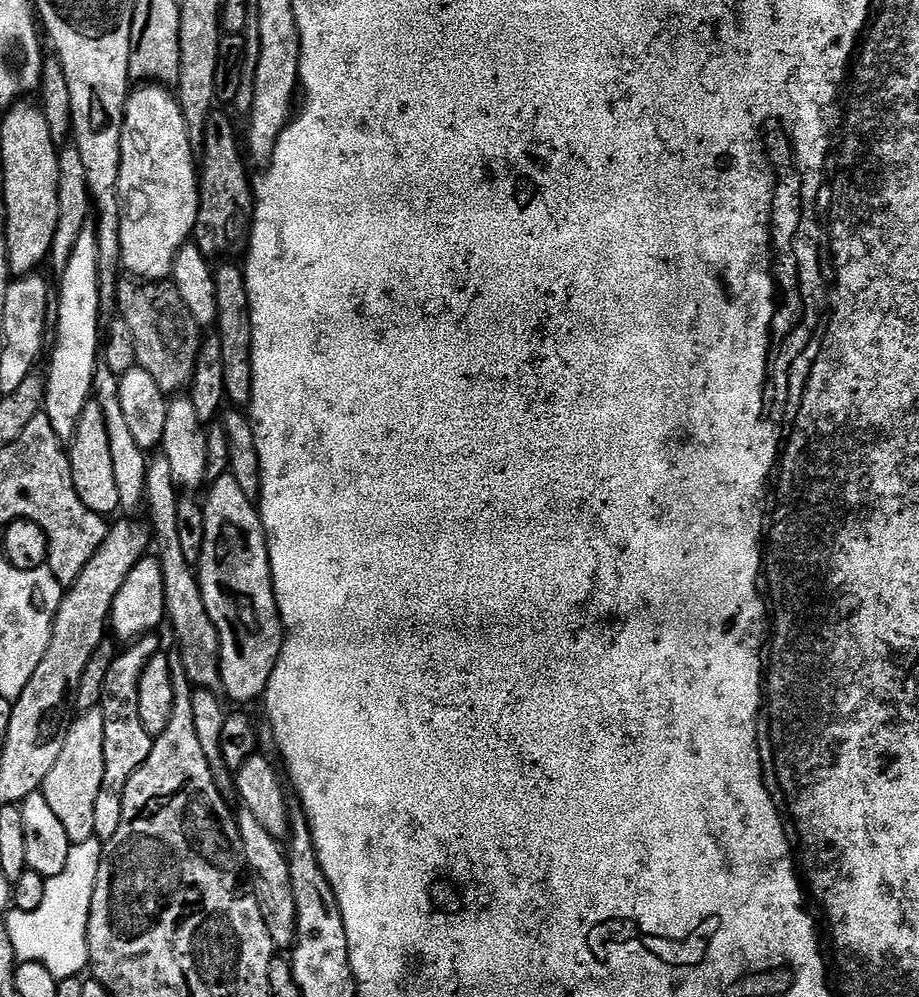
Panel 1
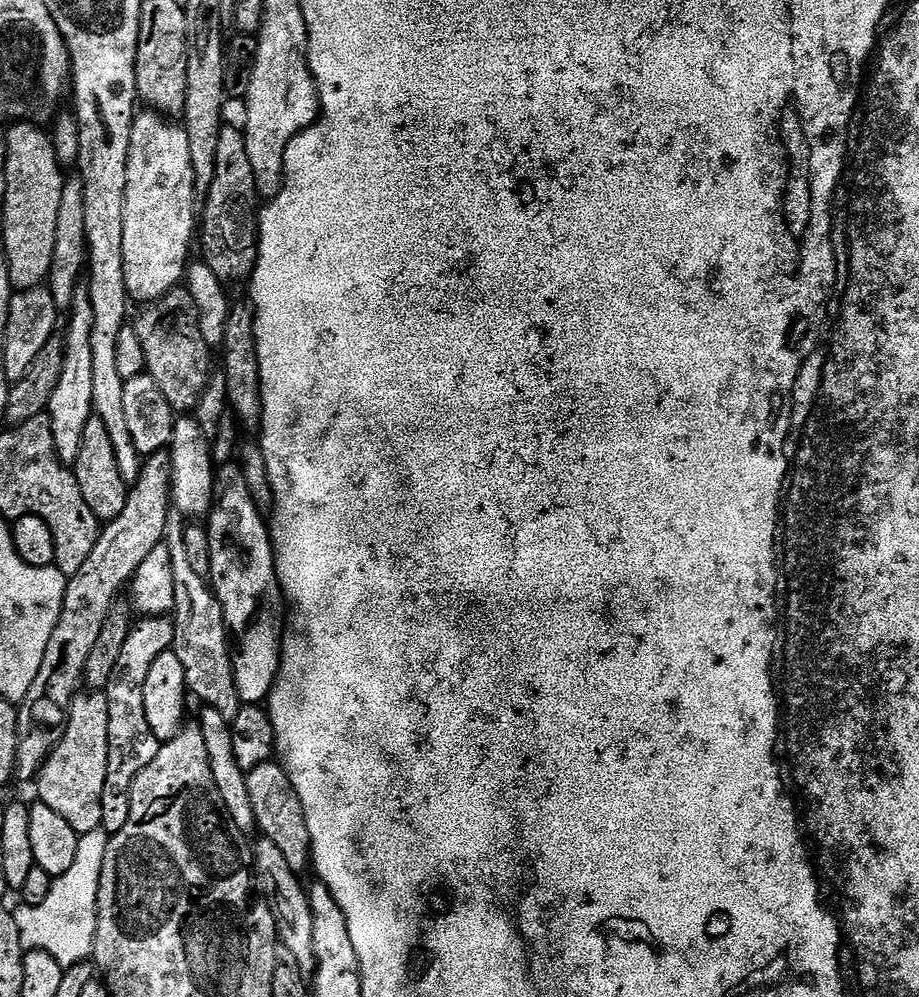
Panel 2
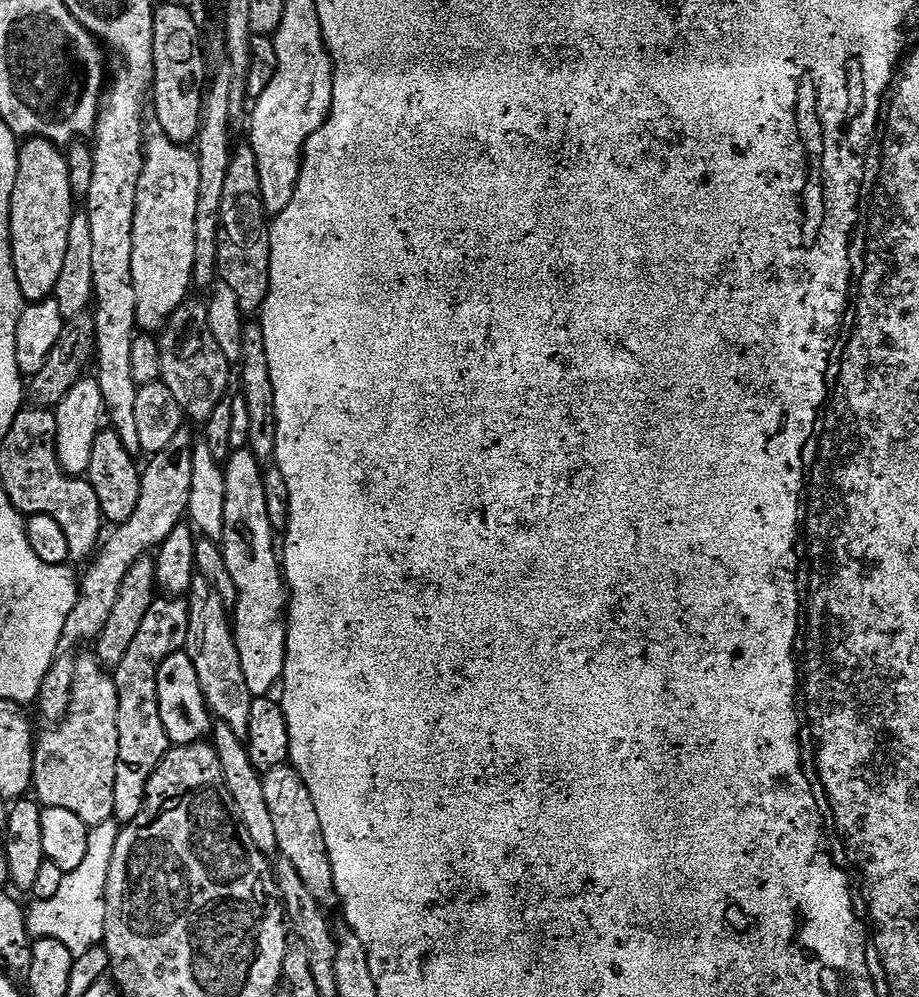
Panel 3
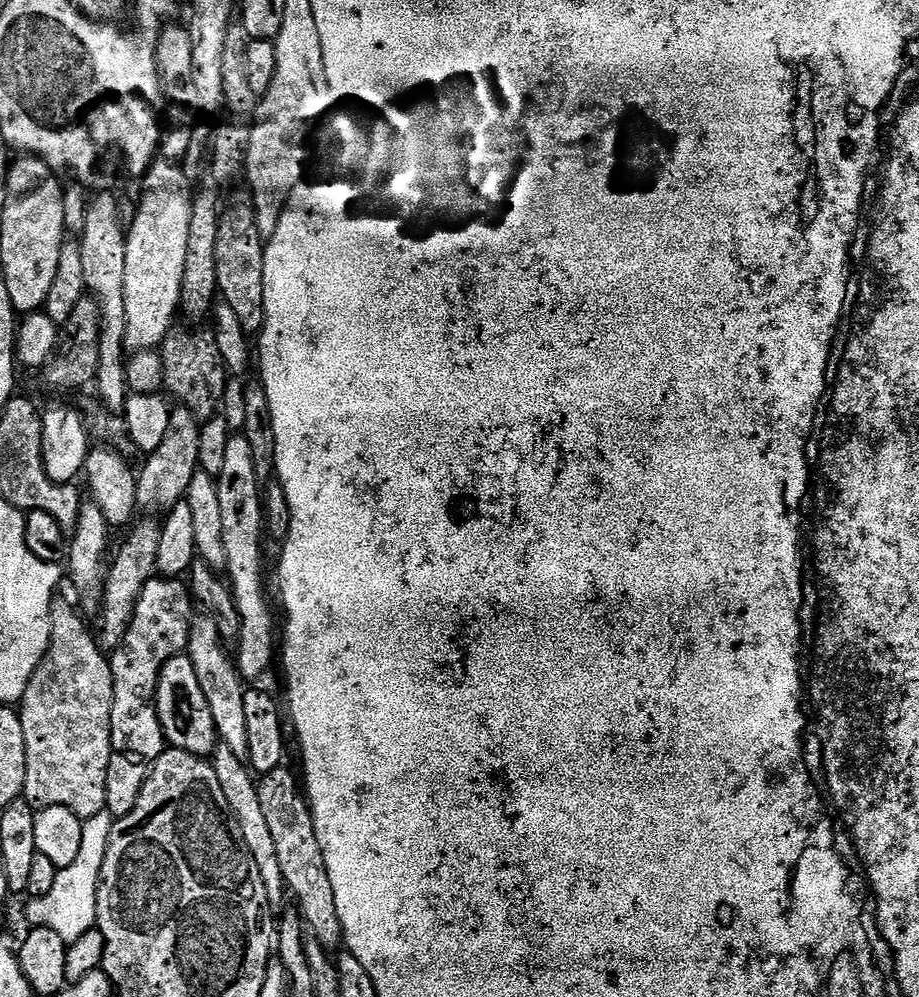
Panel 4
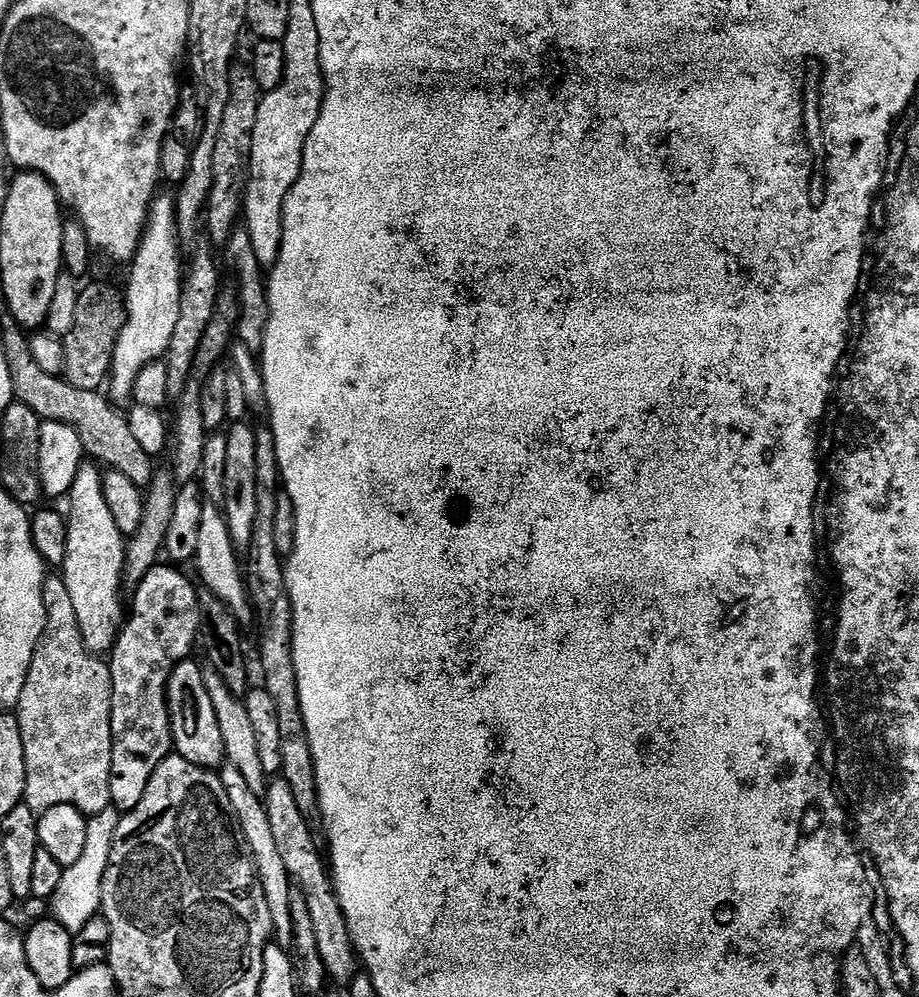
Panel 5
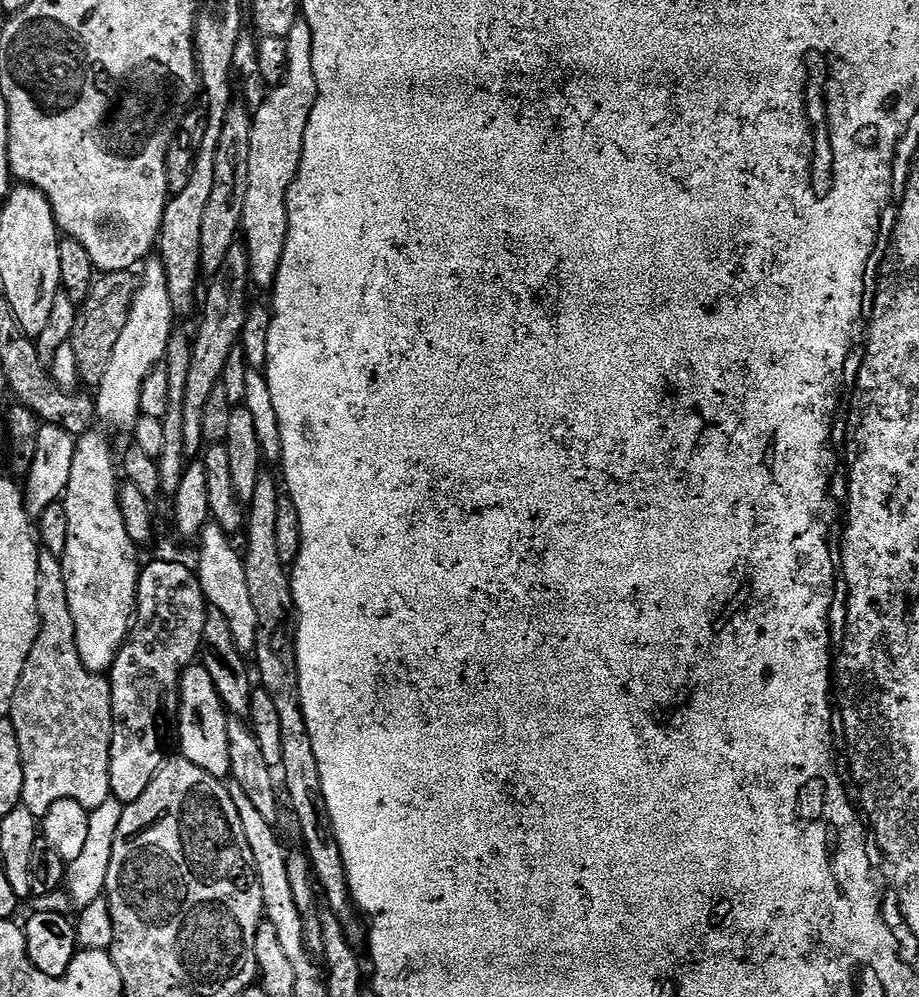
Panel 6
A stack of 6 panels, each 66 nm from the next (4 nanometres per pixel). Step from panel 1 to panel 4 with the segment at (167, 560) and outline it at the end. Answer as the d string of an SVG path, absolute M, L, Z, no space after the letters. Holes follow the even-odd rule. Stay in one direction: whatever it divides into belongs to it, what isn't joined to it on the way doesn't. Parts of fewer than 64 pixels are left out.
M208 615L193 619L192 629L186 655L194 662L194 674L198 674L198 686L202 686L202 694L206 694L206 702L210 706L210 714L214 714L214 726L221 745L224 744L233 752L235 759L247 761L248 742L246 730L245 703L243 696L246 691L233 657L229 654L223 641L220 640L219 630ZM201 618L201 620L200 620Z

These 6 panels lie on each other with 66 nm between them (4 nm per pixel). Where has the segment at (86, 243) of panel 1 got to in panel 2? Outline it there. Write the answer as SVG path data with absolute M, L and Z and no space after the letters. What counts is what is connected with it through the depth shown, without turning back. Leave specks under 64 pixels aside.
M77 295L70 309L72 321L68 324L68 340L64 350L64 369L62 378L58 378L58 386L50 398L46 415L52 419L54 430L54 446L58 458L64 464L75 465L78 450L82 450L82 438L86 430L86 422L94 415L92 399L94 398L94 370L92 369L92 351L90 340L94 326L94 310L87 295Z

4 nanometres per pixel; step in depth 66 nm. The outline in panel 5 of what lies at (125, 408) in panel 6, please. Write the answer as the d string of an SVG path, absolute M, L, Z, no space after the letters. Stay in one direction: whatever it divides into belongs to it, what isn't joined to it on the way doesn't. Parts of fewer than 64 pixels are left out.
M157 195L148 212L148 226L144 237L140 239L140 248L136 257L130 261L132 273L128 276L128 292L126 288L126 319L116 339L116 349L112 355L112 371L106 384L106 392L113 401L126 402L132 400L134 381L138 378L142 366L161 359L170 346L174 326L177 325L179 312L179 296L182 281L182 264L180 268L180 244L176 231L176 202L171 195Z

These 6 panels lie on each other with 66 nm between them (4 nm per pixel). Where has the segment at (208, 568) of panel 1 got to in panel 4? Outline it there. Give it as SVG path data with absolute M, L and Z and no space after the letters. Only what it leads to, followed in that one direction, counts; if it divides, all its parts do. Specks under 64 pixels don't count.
M243 434L229 435L226 442L226 459L222 465L222 474L215 477L218 490L218 502L222 506L222 540L226 546L227 579L237 612L241 620L240 640L234 649L234 663L243 679L256 680L278 656L278 624L272 621L272 612L268 609L268 600L264 597L264 540L266 541L266 504L262 499L262 481L254 474L254 453L250 451L250 442Z

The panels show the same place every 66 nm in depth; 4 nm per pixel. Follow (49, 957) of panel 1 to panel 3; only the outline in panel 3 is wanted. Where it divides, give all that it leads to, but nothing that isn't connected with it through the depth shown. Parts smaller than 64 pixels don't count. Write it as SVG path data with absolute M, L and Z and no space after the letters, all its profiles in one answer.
M89 843L84 861L77 868L71 869L56 887L56 893L46 900L37 900L26 912L28 931L33 937L62 942L77 953L87 952L89 948L99 945L104 935L103 919L98 918L97 909L102 904L104 875L108 872L110 848L107 843Z

